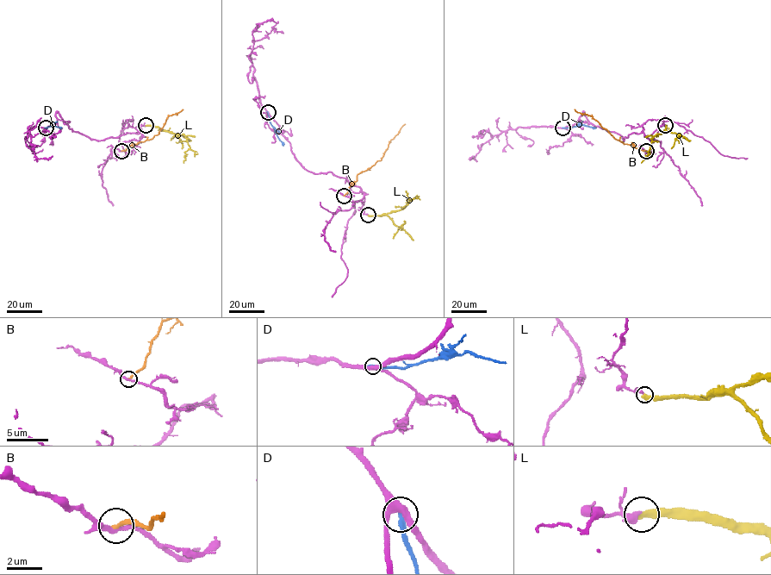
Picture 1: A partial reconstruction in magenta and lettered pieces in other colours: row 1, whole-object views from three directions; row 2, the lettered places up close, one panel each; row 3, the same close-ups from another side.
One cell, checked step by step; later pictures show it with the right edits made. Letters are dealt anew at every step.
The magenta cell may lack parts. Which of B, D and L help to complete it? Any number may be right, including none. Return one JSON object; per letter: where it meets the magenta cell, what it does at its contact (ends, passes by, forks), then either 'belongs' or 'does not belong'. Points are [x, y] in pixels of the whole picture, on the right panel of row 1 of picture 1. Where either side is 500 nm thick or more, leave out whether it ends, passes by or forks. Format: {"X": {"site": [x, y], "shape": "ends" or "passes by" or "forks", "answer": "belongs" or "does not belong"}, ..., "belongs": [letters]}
{"B": {"site": [646, 151], "shape": "ends", "answer": "does not belong"}, "D": {"site": [562, 128], "shape": "ends", "answer": "does not belong"}, "L": {"site": [665, 125], "shape": "ends", "answer": "does not belong"}, "belongs": []}

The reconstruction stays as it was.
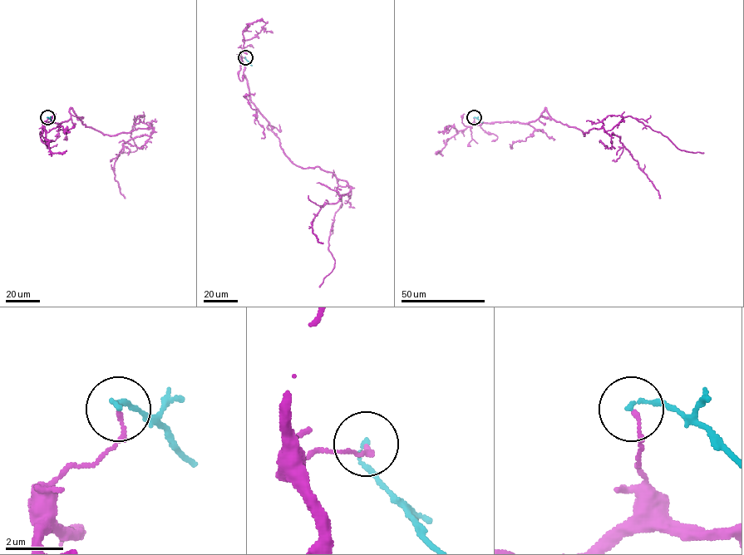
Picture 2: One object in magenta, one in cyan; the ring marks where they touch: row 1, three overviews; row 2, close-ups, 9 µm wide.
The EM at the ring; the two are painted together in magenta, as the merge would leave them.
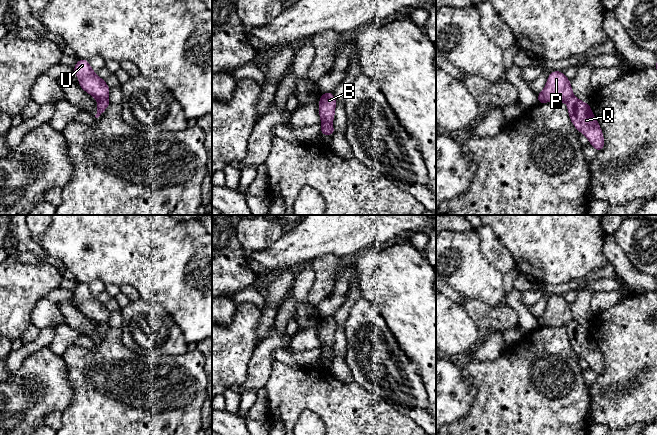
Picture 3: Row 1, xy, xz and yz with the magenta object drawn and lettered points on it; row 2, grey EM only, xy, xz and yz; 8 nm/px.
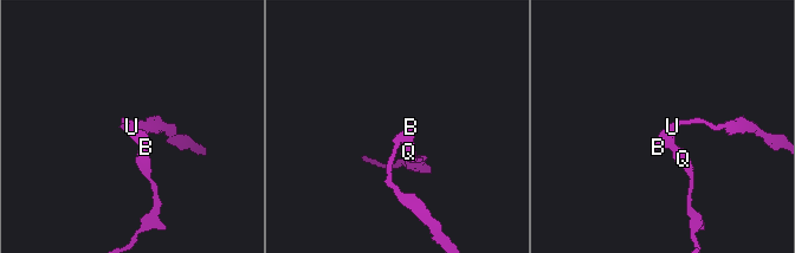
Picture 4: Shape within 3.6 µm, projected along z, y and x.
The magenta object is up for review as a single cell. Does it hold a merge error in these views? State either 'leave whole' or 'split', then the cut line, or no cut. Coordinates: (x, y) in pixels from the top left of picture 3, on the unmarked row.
split | xz (331, 346), (320, 348)

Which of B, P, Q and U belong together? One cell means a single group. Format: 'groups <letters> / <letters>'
groups B P U / Q

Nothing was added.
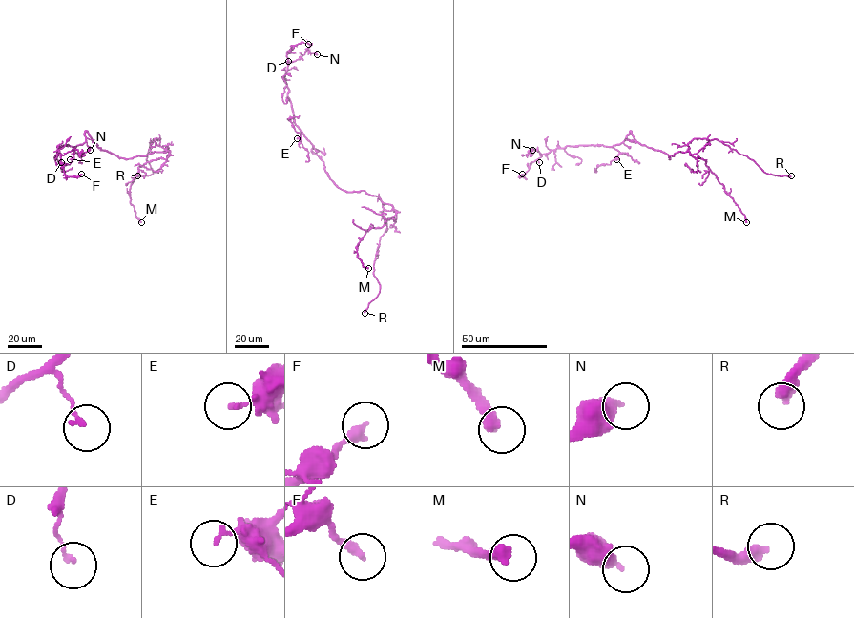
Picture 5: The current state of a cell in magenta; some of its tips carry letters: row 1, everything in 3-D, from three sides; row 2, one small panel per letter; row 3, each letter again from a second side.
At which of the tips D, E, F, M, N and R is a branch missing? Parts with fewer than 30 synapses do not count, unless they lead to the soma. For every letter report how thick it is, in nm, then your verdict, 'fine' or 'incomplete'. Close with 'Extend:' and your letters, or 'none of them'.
D: 140 nm | fine
E: 130 nm | fine
F: 320 nm | fine
M: 400 nm | fine
N: 420 nm | fine
R: 360 nm | incomplete
Extend: R

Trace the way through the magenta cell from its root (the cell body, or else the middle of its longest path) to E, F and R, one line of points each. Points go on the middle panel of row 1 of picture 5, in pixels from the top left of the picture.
E: (339, 188), (325, 171), (323, 162), (311, 152), (310, 141), (302, 132), (301, 140), (297, 138)
F: (339, 188), (295, 123), (287, 95), (286, 54), (294, 45), (308, 44)
R: (339, 188), (364, 191), (393, 208), (382, 213), (386, 228), (373, 265), (379, 293), (364, 313)

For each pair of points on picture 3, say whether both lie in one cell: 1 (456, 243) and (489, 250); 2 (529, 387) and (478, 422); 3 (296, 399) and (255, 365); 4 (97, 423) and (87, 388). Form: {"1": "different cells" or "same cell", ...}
{"1": "different cells", "2": "same cell", "3": "different cells", "4": "same cell"}

